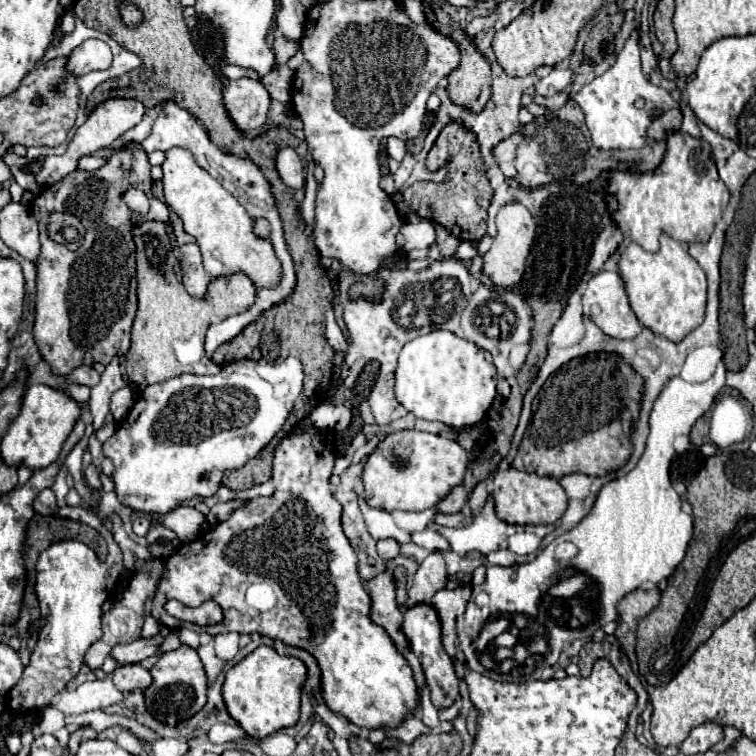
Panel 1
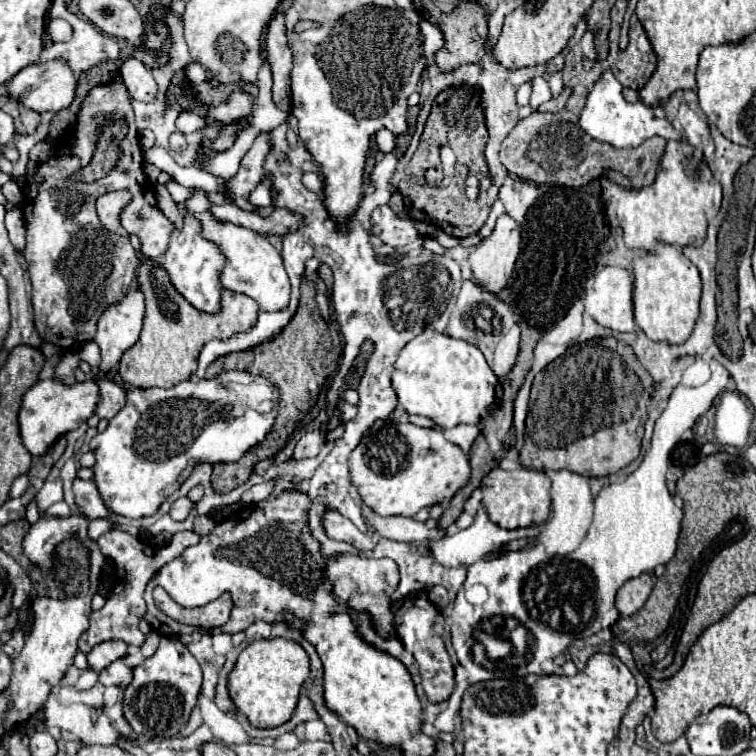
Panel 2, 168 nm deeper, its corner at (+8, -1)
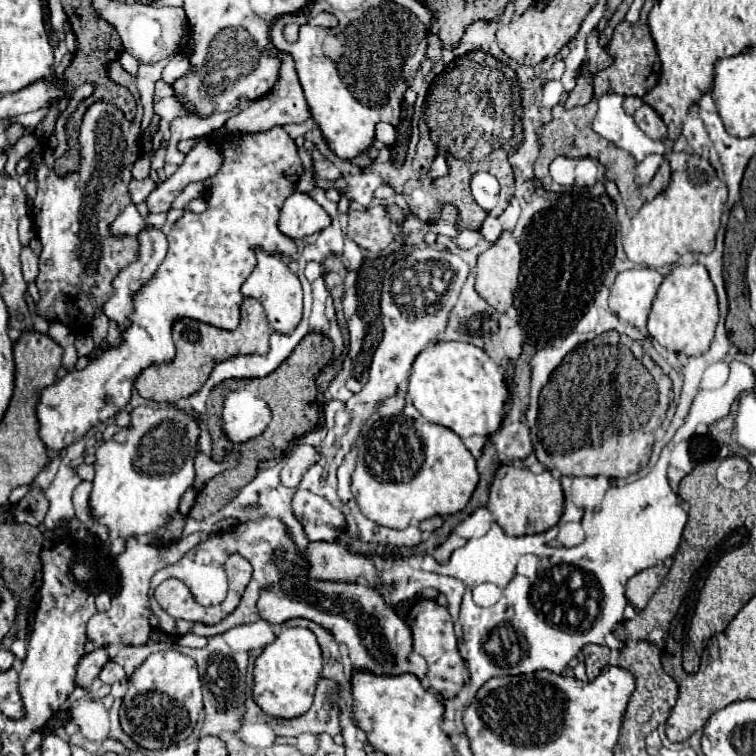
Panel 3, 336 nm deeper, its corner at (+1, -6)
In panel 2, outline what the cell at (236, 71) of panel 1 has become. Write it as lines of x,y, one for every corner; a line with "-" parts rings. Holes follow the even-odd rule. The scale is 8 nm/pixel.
196,62
186,64
186,66
184,66
184,74
186,74
186,78
192,80
192,82
204,82
204,80
206,80
206,70
204,70
200,64
196,64

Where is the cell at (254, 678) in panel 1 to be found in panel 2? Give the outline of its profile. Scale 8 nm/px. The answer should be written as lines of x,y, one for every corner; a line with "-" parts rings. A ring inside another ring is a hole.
286,638
254,640
238,658
230,678
228,690
234,704
248,716
248,720
258,728
274,728
288,722
292,716
300,688
310,674
310,658
306,650

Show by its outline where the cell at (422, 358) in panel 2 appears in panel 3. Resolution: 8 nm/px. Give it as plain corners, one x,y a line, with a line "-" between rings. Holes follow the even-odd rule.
441,341
429,345
415,357
407,395
425,421
449,427
461,439
467,439
471,435
489,437
499,429
509,391
497,363
483,349
471,343

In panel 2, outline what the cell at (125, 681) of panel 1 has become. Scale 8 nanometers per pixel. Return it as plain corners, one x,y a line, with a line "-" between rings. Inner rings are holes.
116,660
110,666
106,666
98,678
98,682
104,686
120,686
120,688
126,688
130,680
132,680
132,670
122,660

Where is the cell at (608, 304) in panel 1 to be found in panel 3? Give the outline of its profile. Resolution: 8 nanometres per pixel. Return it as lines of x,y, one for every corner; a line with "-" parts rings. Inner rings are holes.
620,235
615,238
616,254
612,268
623,268
617,275
615,283
609,287
609,309
617,313
617,317
637,329
643,329
647,323
647,315
651,309
651,301
663,275
655,269
629,269
623,266
625,252

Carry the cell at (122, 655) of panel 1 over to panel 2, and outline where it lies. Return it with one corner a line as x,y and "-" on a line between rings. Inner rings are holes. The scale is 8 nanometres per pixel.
112,640
112,642
96,644
86,656
88,656
88,666
90,666
94,672
100,672
100,670
104,670
110,662
122,658
124,654
126,654
126,644
120,642
120,640

